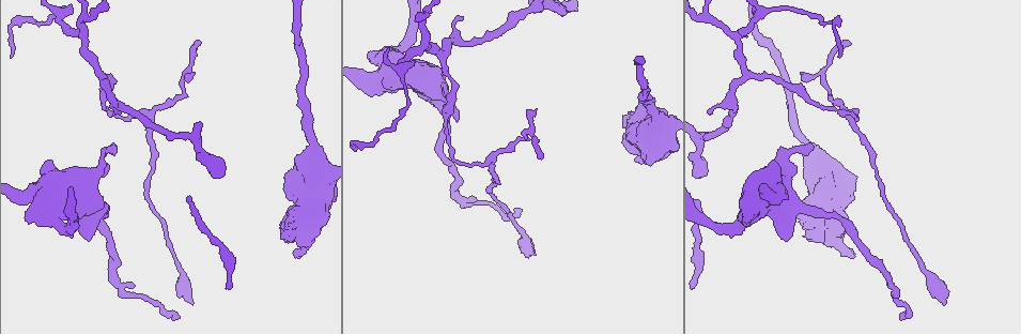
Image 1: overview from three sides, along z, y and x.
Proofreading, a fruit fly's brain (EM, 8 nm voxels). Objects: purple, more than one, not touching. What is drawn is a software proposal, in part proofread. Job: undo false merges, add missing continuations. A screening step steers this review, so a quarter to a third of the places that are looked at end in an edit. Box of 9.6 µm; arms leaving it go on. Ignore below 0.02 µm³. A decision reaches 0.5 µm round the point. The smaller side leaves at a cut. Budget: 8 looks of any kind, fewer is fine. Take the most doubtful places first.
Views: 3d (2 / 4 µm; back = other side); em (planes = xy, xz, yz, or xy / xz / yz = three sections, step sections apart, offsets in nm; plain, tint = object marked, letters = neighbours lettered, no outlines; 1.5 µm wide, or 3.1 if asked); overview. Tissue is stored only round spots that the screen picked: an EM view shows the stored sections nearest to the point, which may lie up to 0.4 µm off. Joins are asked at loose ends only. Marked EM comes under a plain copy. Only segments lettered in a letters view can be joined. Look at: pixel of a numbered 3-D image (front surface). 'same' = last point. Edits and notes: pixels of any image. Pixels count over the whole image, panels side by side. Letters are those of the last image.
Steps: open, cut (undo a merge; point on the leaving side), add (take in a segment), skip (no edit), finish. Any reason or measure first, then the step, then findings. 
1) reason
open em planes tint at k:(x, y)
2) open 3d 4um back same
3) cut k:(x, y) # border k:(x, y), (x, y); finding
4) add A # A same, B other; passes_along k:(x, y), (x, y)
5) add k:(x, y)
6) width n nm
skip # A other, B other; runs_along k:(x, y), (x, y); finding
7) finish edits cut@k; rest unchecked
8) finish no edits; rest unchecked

an open end
open 3d 4um at 1:(786, 241)

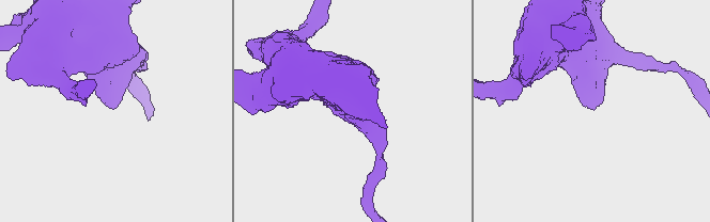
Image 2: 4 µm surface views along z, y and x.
open em planes letters at 2:(115, 106)

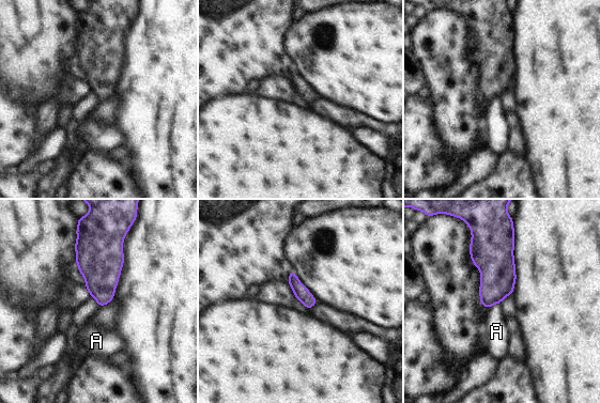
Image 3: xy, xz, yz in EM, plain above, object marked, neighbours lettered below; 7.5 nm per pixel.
skip # A other; border 3:(500, 303), (495, 303), (487, 309); none of them fits

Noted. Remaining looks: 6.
open 3d 2um back at 1:(637, 160)

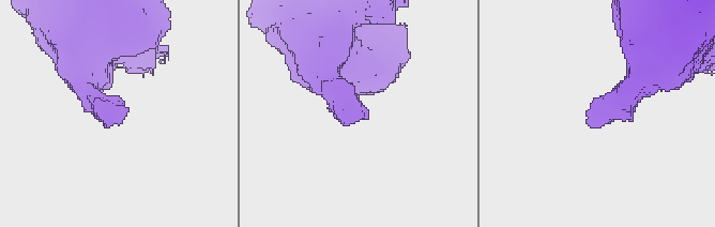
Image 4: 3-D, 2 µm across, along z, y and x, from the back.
open em xz step 8 letters at 4:(596, 103)

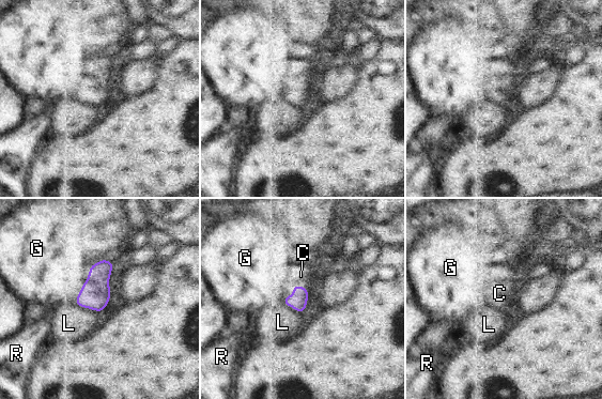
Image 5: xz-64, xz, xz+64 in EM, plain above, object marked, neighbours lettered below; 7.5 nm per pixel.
add C # C same, G other, L other, R other; passes_along 5:(298, 300), (293, 287), (300, 276); it goes on there

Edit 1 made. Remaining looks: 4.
open overview

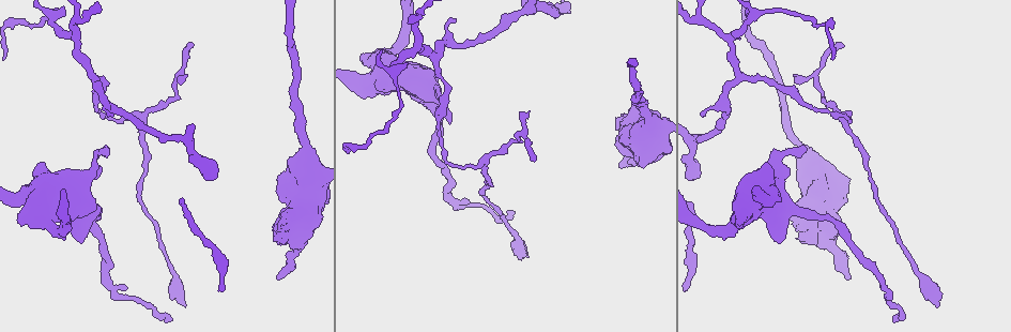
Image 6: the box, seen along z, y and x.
sharp bend
open 3d 2um at 6:(394, 72)

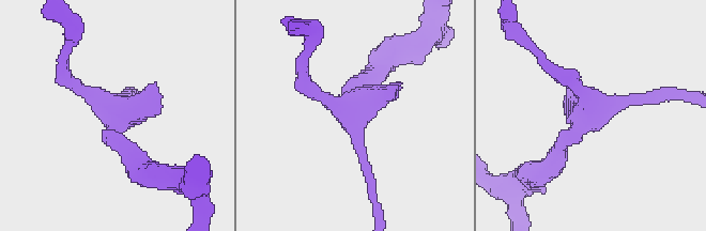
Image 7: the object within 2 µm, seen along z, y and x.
open em yz step 8 letters at 7:(119, 115)

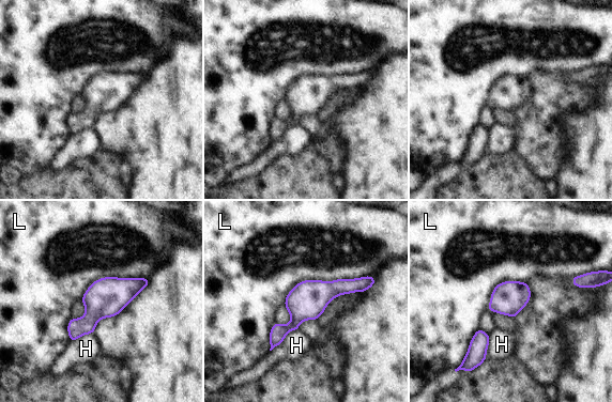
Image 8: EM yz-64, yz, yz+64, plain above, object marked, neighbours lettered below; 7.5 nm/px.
width 260 nm
skip # H other, L other; border 8:(370, 275), (301, 280), (284, 304); one neuron here

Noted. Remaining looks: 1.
finish edits add@5; rest unchecked

